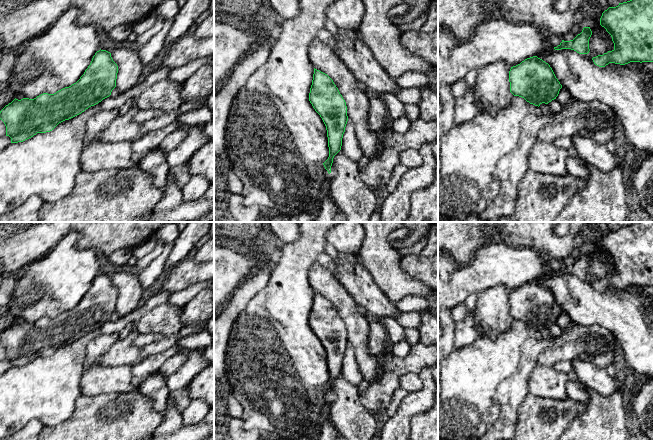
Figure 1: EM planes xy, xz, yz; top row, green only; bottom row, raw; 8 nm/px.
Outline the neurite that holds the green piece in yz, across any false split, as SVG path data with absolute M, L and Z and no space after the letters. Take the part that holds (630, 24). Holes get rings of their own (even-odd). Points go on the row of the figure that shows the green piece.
M630 0L609 7L600 25L611 35L614 49L593 57L595 65L653 62L653 0Z

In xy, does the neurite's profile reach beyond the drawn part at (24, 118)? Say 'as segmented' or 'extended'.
as segmented

